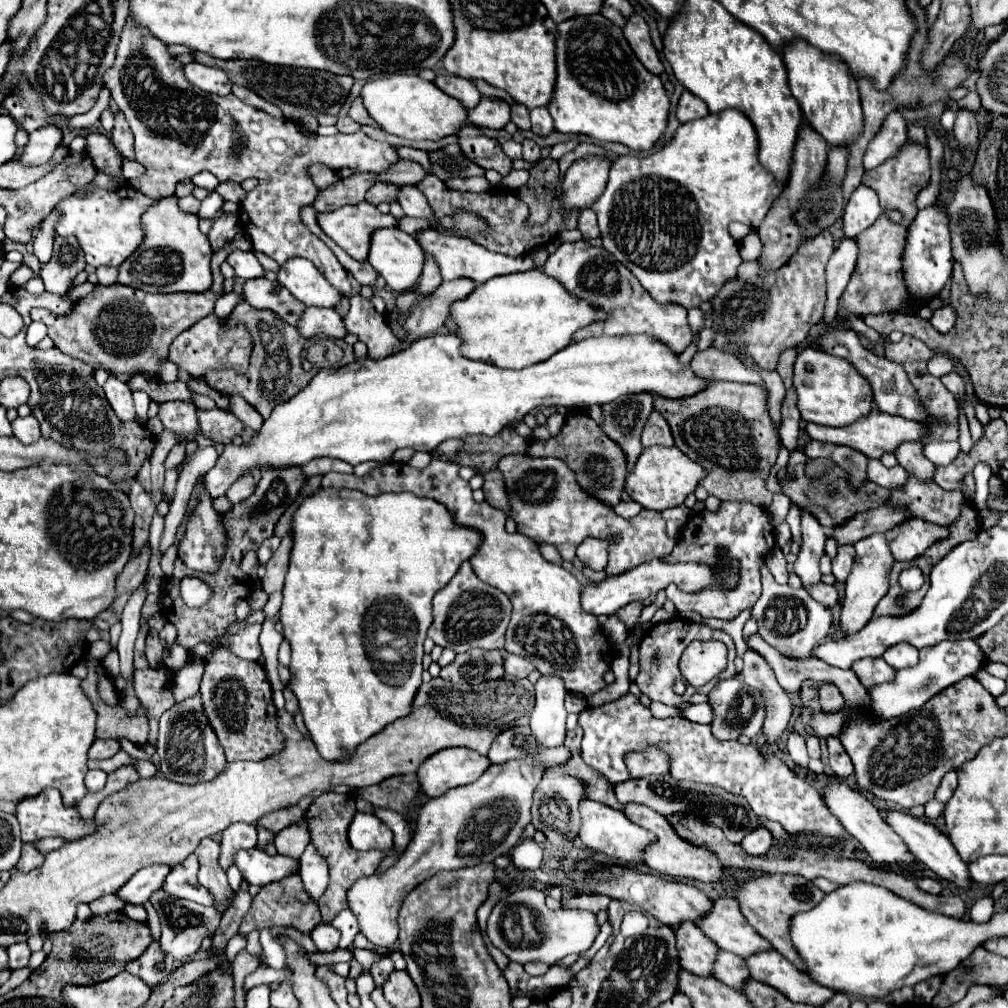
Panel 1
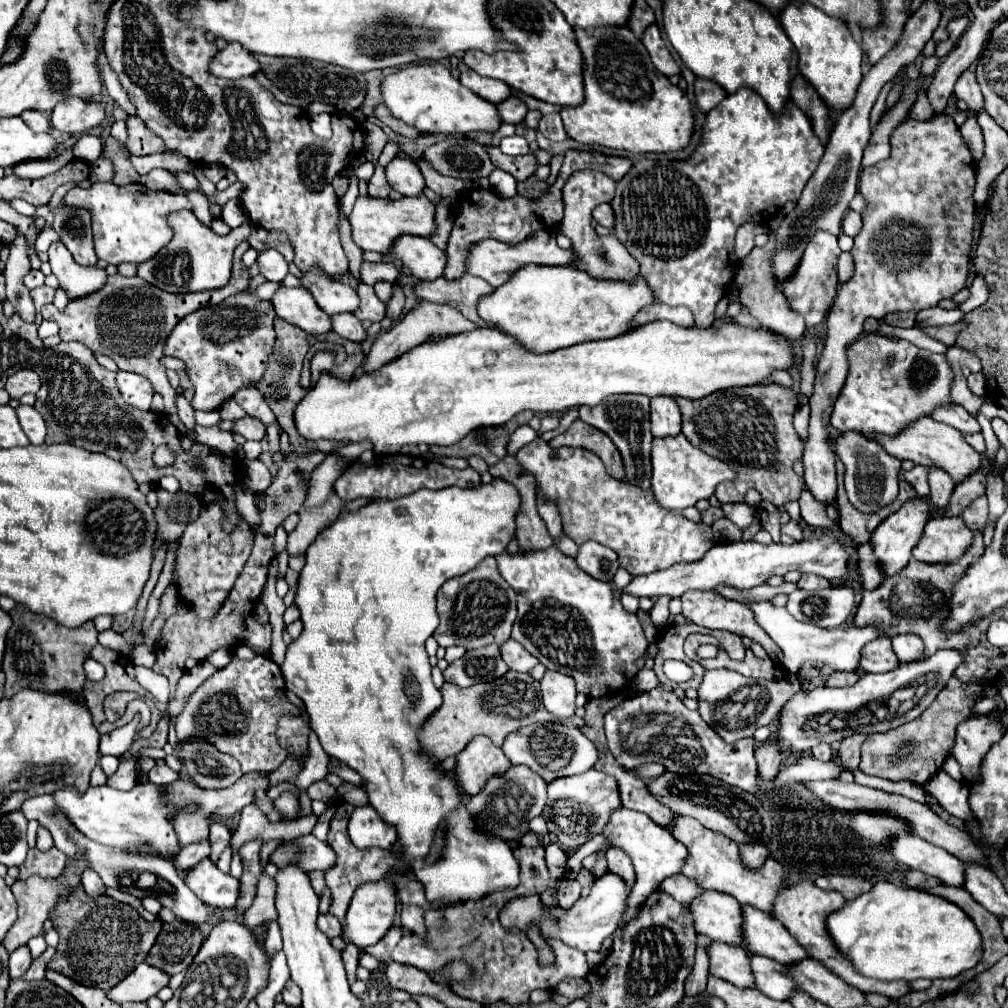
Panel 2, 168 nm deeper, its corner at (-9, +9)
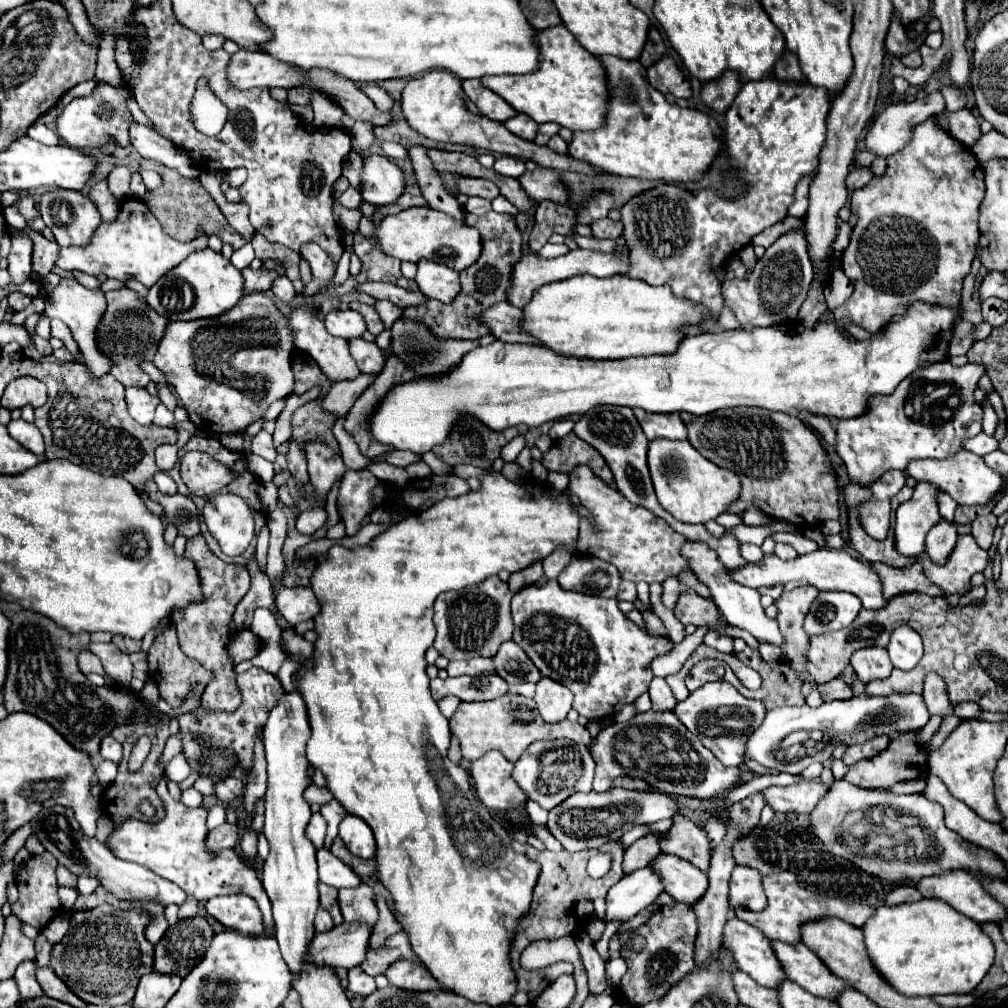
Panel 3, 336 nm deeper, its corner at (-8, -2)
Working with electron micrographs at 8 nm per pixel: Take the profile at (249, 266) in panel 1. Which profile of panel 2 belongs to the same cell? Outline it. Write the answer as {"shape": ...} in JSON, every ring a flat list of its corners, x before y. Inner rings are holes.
{"shape":[[276,250,258,252,256,264,260,268,260,274,270,282,282,282,284,276,288,274,288,262]]}

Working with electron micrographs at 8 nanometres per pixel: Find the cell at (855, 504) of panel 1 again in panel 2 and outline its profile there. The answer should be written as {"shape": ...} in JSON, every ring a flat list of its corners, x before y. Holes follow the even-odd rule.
{"shape":[[838,462,838,496,836,496,836,508,838,512,842,514,842,530,846,534,852,536,852,540,856,544,862,544,862,542,868,542,870,538,870,532,886,518,890,516,892,512,896,512,906,500,914,498,916,492,914,488,908,484,908,482,900,482,900,494,894,502,890,502,886,508,878,510,878,512,872,512,872,514,864,514,860,510,856,510,848,496,846,496,846,490,844,490,844,464]]}

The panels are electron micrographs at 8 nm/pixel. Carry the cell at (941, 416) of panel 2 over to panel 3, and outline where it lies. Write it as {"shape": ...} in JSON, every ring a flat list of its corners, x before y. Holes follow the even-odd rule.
{"shape":[[981,433,981,435,973,437,973,439,967,439,965,441,965,449,975,453,975,455,979,455,979,457,983,457,983,455,987,455,991,451,997,451,999,449,999,441,995,437,989,437,989,435]]}

